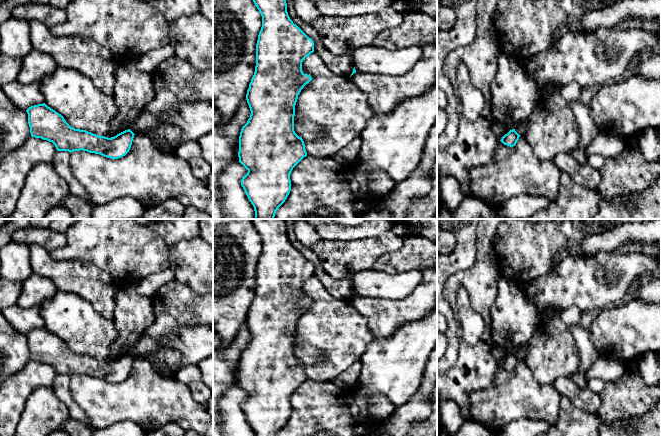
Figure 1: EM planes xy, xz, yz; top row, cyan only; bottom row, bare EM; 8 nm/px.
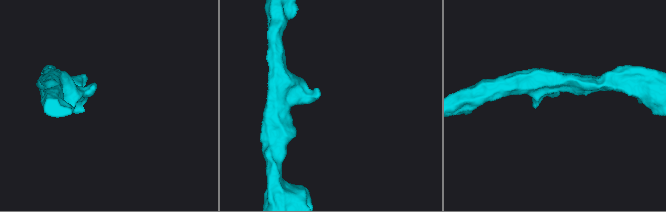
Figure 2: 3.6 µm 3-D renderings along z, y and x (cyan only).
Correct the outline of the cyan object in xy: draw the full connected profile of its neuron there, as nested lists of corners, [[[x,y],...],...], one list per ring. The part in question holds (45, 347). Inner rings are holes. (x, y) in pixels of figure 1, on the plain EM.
[[[45,327],[29,331],[28,348],[32,361],[52,366],[57,375],[87,375],[111,383],[125,380],[132,369],[134,357],[128,353],[114,361],[98,360],[71,351],[64,341]]]

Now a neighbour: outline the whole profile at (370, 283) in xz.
[[[369,269],[353,276],[356,296],[399,300],[408,296],[421,282],[423,274],[418,270],[387,274]]]

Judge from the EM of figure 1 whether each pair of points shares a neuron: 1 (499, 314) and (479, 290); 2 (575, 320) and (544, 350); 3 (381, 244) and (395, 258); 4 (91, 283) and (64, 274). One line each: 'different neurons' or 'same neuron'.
1: different neurons
2: same neuron
3: different neurons
4: same neuron

